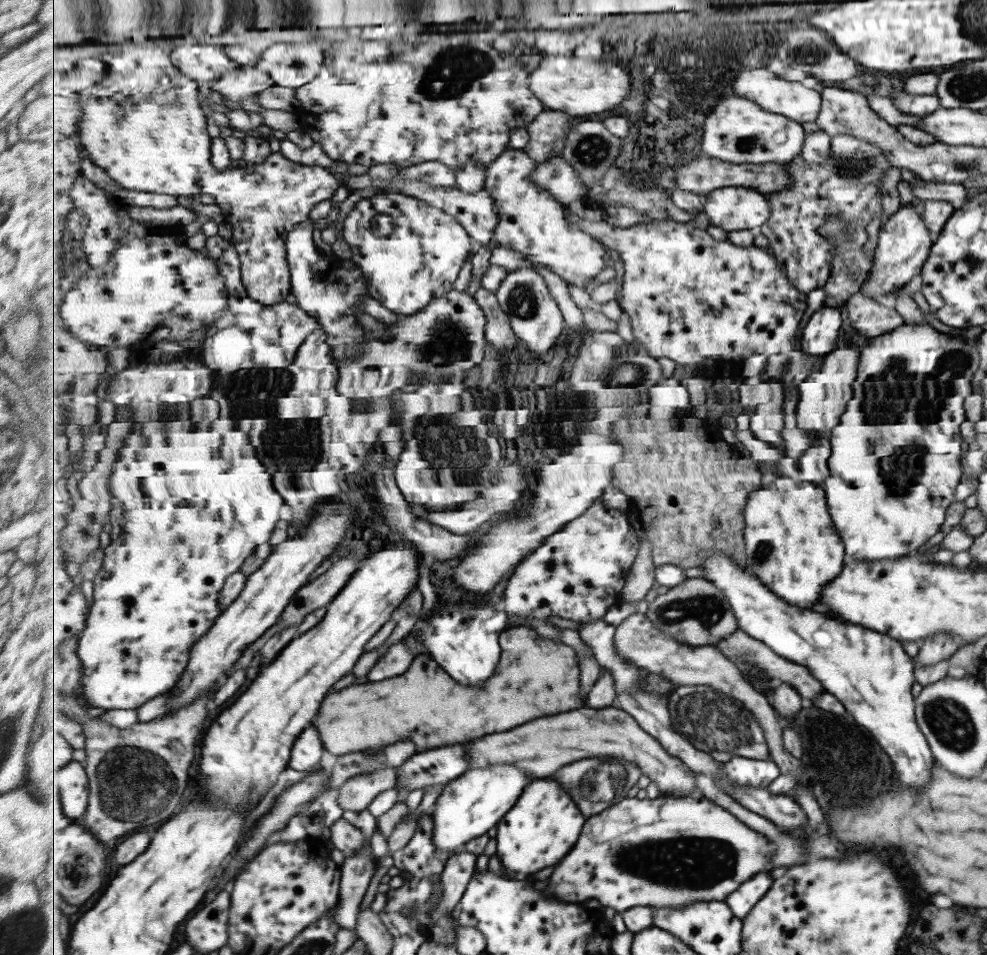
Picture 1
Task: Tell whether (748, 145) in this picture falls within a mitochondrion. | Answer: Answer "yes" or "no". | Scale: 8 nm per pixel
yes

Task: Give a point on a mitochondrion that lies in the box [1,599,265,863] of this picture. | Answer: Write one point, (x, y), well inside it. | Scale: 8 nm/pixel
(131, 780)

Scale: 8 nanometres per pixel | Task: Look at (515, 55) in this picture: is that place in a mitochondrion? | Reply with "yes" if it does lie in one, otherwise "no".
no

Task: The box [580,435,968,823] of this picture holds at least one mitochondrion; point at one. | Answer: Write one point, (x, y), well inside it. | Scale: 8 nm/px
(711, 720)

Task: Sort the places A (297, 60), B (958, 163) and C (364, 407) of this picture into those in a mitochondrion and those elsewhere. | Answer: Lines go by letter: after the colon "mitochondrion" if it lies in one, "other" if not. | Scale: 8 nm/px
A: mitochondrion
B: mitochondrion
C: other

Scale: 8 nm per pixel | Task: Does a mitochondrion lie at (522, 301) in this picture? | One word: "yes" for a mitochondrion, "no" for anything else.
yes

